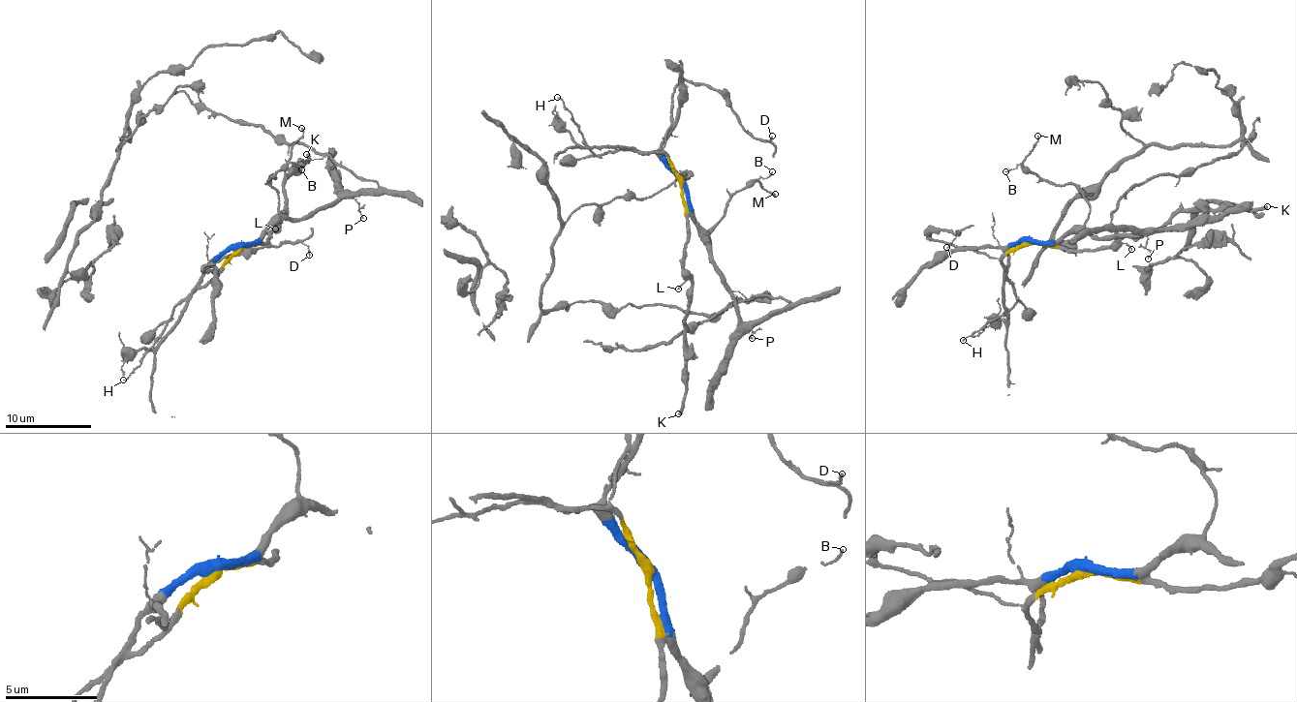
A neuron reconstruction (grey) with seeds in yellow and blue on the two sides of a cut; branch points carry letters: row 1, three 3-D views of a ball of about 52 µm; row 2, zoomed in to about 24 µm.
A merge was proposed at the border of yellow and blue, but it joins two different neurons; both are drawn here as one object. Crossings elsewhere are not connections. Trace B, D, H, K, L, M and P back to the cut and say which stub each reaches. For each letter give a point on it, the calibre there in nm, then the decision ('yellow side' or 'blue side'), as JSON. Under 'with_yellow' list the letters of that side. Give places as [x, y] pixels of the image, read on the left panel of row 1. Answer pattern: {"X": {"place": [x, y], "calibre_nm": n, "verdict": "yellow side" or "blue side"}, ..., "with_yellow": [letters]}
{"B": {"place": [301, 169], "calibre_nm": 100, "verdict": "blue side"}, "D": {"place": [309, 255], "calibre_nm": 90, "verdict": "yellow side"}, "H": {"place": [123, 380], "calibre_nm": 100, "verdict": "yellow side"}, "K": {"place": [306, 154], "calibre_nm": 280, "verdict": "yellow side"}, "L": {"place": [275, 228], "calibre_nm": 120, "verdict": "yellow side"}, "M": {"place": [301, 128], "calibre_nm": 130, "verdict": "blue side"}, "P": {"place": [363, 218], "calibre_nm": 100, "verdict": "blue side"}, "with_yellow": ["D", "H", "K", "L"]}

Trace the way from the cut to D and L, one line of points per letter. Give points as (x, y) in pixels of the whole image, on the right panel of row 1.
D: (1028, 241), (1008, 249), (1000, 258), (972, 248), (945, 244), (930, 236), (929, 230), (960, 233), (946, 248)
L: (1028, 241), (1083, 251), (1120, 248), (1124, 244), (1131, 250)

